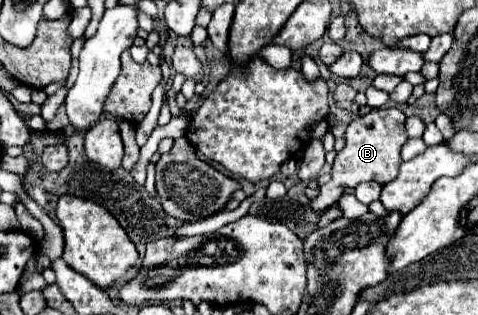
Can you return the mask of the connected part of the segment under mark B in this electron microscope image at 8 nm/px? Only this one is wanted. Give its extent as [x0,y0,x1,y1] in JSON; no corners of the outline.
[309,108,407,212]

